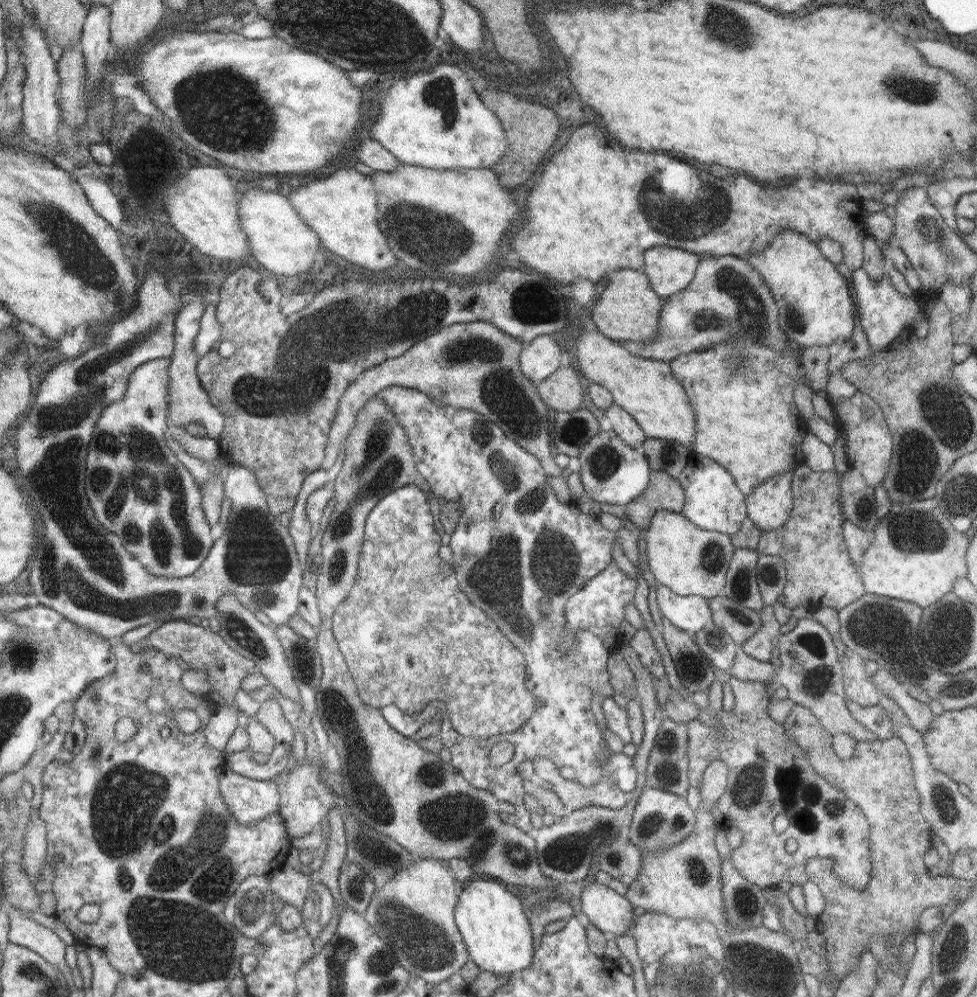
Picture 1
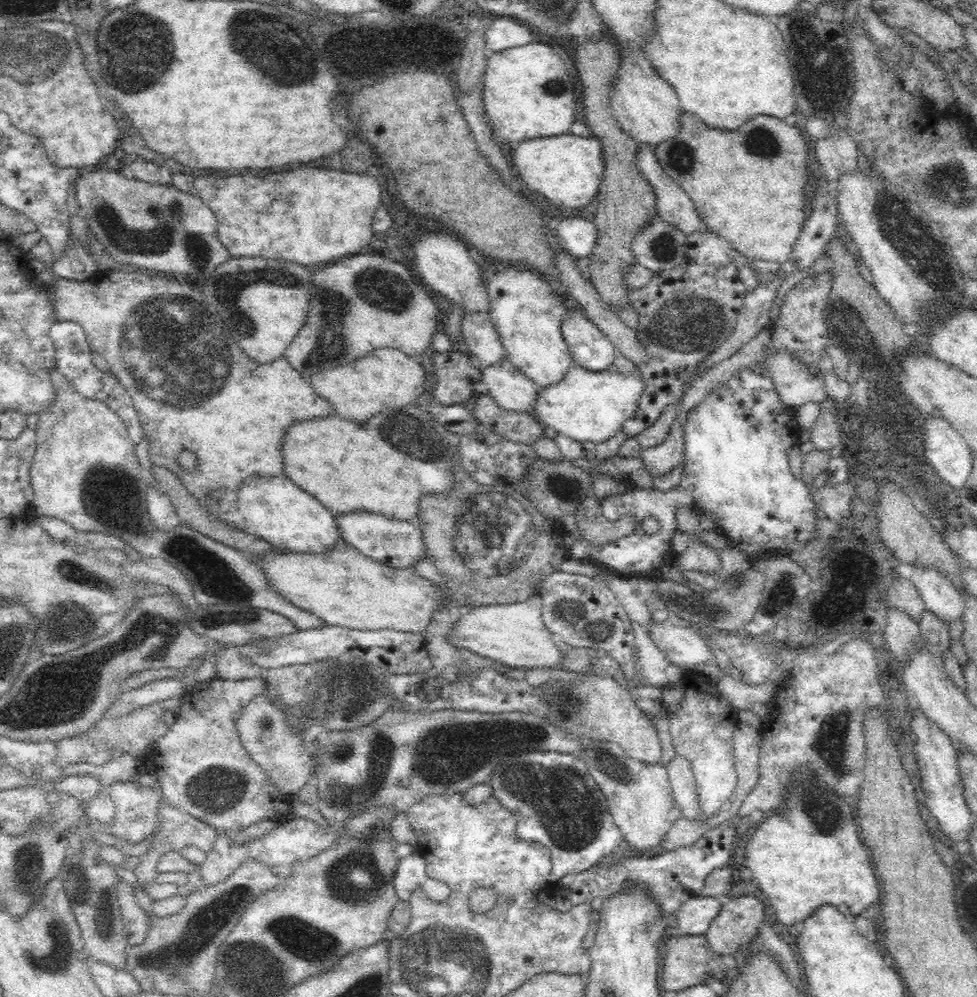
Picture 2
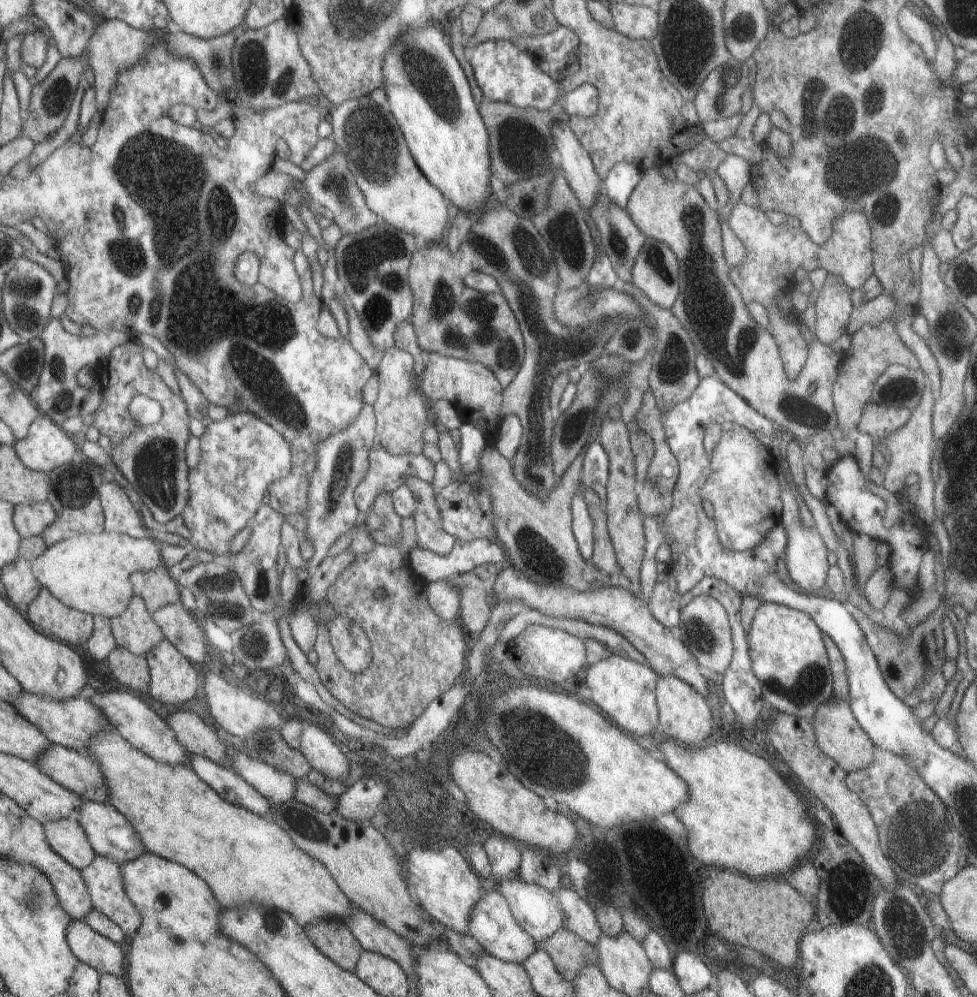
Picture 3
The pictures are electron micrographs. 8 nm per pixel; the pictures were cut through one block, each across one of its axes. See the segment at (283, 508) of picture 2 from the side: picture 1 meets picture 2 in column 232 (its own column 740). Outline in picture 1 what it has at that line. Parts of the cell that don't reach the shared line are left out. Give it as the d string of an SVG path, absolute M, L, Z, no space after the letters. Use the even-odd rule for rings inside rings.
M693 456L691 464L683 468L679 474L679 484L685 490L685 506L683 506L683 516L687 516L693 524L697 524L703 530L713 530L713 532L723 532L723 534L737 534L743 526L743 520L747 516L747 502L745 494L739 492L739 486L735 484L733 474L729 474L725 468L719 464L703 458L703 456Z

